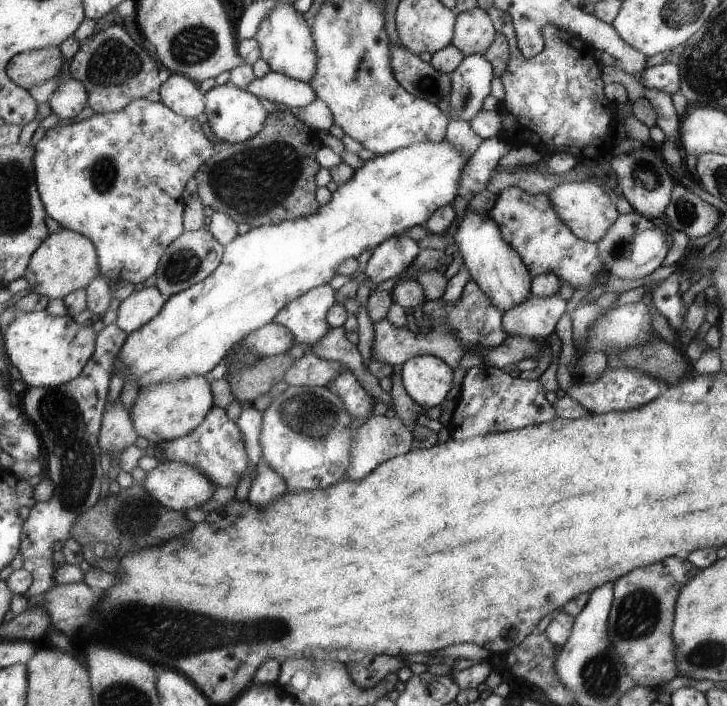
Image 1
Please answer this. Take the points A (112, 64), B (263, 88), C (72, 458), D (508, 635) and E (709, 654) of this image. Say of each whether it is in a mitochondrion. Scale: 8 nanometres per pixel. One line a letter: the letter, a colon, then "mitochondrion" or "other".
A: mitochondrion
B: other
C: mitochondrion
D: other
E: mitochondrion

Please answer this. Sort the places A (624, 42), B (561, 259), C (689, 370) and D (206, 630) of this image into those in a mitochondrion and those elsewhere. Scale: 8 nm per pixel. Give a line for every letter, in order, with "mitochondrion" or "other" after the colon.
A: other
B: other
C: other
D: mitochondrion

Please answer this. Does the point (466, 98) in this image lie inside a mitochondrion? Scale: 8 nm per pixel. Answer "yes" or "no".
yes

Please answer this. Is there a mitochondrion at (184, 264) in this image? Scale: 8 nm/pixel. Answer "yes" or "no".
yes

